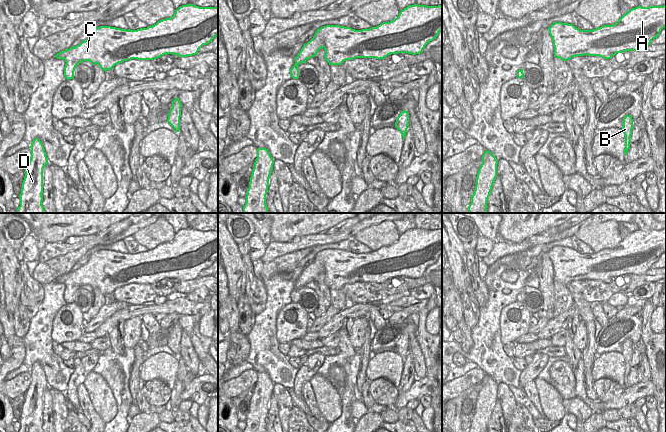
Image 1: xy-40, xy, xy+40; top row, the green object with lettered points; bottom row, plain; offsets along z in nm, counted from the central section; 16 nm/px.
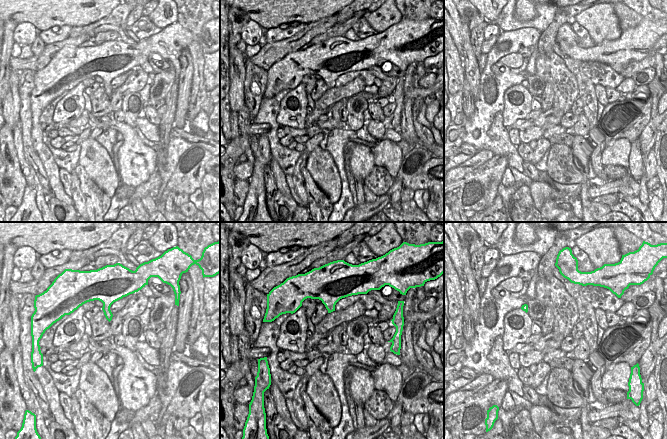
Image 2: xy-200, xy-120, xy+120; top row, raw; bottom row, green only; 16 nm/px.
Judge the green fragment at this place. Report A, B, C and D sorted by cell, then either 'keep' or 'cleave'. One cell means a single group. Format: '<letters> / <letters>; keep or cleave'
A B C D; keep

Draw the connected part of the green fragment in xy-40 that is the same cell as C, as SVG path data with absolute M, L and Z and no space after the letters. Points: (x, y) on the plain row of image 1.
M193 228L182 229L175 234L171 242L158 245L147 252L126 254L111 250L95 252L89 261L75 271L63 274L55 279L63 283L66 288L64 300L67 304L74 303L74 295L77 289L84 285L98 288L106 295L124 285L131 283L153 284L166 278L187 281L198 278L203 269L207 269L218 259L218 230L199 231Z

